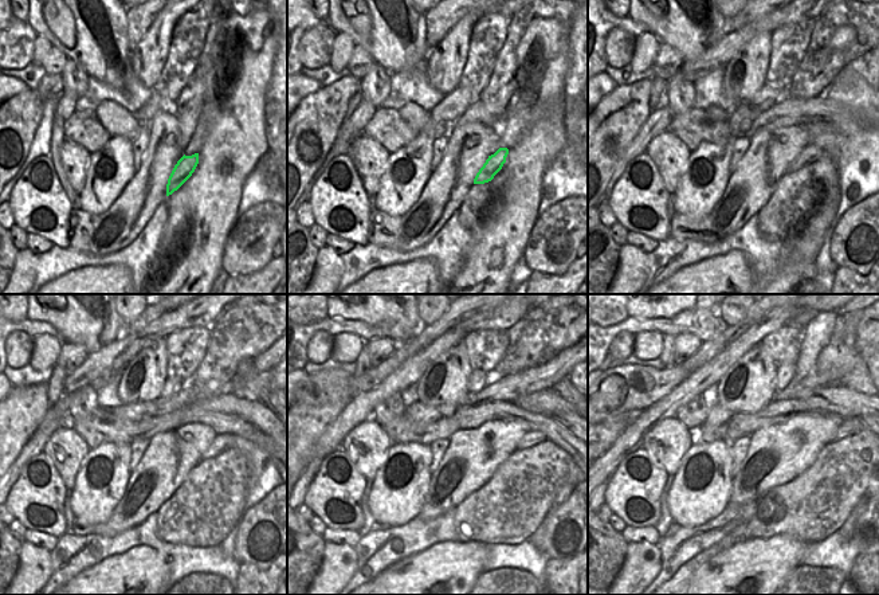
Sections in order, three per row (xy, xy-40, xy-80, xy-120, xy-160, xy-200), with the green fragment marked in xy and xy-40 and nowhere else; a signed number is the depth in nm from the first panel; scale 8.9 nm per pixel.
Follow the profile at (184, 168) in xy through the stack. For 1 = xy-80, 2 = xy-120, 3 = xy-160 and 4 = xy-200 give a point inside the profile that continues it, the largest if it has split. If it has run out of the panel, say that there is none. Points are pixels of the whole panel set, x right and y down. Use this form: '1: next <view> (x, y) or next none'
1: next xy-80 (825, 141)
2: next xy-120 (222, 442)
3: next xy-160 (532, 438)
4: next xy-200 (850, 427)

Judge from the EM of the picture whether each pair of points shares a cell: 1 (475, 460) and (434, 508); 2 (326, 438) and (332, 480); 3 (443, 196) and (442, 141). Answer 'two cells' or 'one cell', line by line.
1: one cell
2: two cells
3: two cells

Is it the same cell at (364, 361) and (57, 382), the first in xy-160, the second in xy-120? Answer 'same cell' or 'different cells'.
same cell

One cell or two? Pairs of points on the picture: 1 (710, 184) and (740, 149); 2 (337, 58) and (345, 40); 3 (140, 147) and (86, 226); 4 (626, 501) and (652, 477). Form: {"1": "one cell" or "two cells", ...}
{"1": "two cells", "2": "one cell", "3": "two cells", "4": "one cell"}

